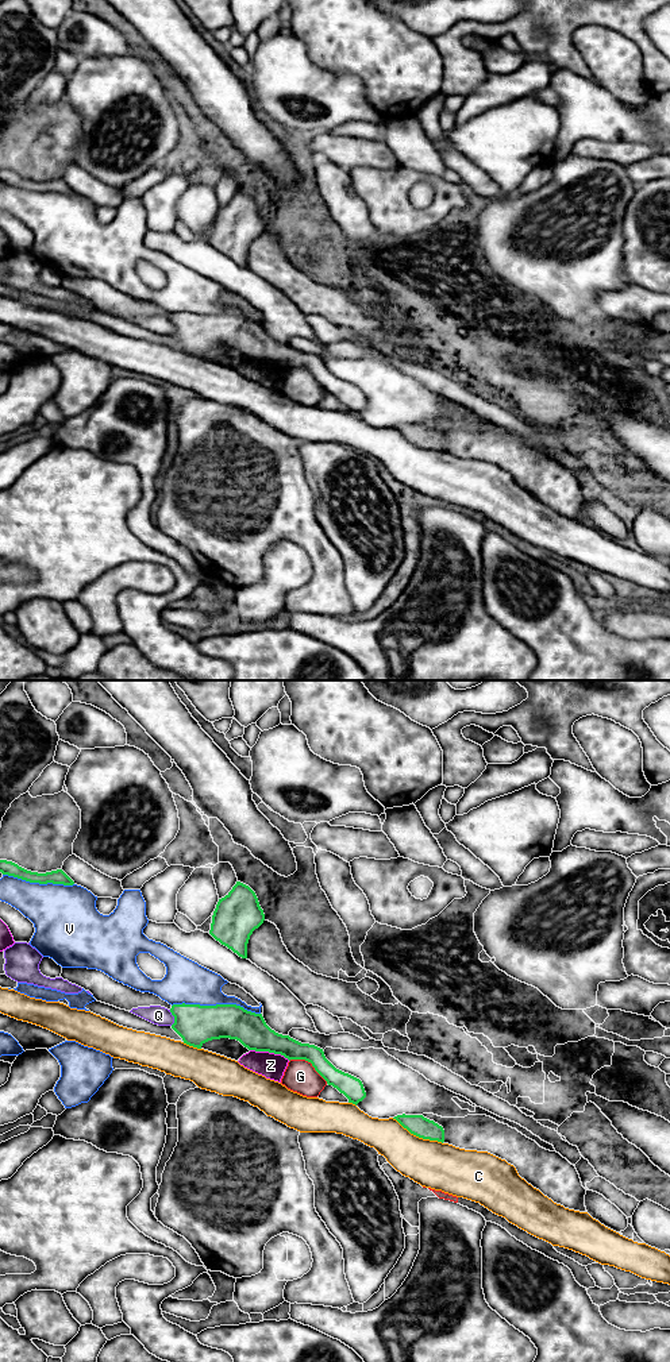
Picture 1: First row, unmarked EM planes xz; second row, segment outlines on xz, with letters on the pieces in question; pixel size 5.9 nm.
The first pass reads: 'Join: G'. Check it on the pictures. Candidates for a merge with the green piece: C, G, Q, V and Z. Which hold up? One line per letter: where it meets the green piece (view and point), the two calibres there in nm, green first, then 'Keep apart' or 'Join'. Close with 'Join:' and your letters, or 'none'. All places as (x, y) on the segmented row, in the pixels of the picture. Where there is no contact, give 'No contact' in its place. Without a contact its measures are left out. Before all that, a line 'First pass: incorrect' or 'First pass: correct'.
First pass: correct
C: Touches green at xz (418, 1135). Thickness 120 nm (green) against 280 nm. Keep apart
G: Touches green at xz (310, 1061). Thickness 130 nm (green) against 190 nm. Join
Q: Touches green at xz (174, 1018). Thickness 240 nm (green) against 110 nm. Keep apart
V: Touches green at xz (216, 1004). Thickness 240 nm (green) against 260 nm. Keep apart
Z: Touches green at xz (270, 1052). Thickness 200 nm (green) against 150 nm. Keep apart
Join: G

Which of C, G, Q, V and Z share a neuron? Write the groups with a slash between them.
C / G / Q / V / Z

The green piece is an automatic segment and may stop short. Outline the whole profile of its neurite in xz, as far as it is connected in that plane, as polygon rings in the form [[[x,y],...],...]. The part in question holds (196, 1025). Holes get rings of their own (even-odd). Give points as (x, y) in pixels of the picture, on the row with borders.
[[[173,1004],[172,1029],[184,1043],[201,1049],[212,1039],[239,1041],[249,1050],[281,1054],[289,1060],[281,1079],[288,1089],[307,1097],[317,1097],[324,1087],[332,1085],[349,1103],[358,1104],[366,1097],[359,1079],[336,1069],[324,1056],[323,1049],[301,1043],[289,1035],[272,1030],[262,1014],[255,1014],[236,1004]]]

